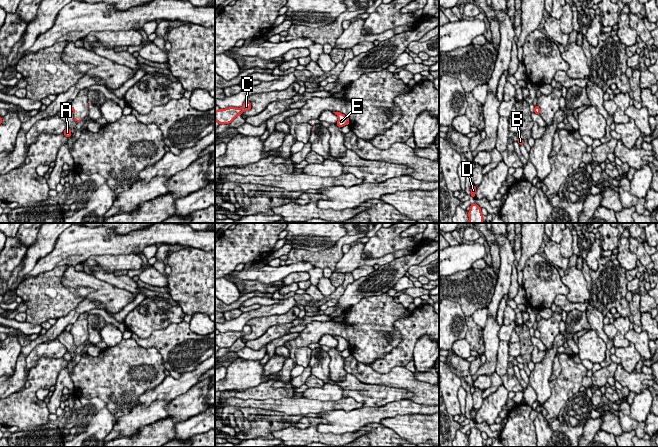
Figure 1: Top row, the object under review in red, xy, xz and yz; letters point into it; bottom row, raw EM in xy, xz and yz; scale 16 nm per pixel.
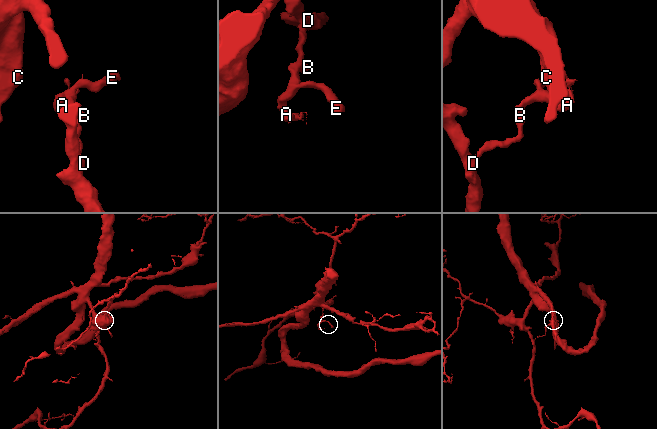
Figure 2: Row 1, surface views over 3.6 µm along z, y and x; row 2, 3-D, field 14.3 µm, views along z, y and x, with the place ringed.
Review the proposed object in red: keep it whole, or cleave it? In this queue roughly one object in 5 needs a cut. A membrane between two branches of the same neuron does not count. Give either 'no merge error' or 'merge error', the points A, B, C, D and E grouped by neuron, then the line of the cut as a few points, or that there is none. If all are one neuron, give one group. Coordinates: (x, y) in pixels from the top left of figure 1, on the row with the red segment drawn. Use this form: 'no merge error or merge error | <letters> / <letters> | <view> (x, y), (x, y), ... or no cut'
no merge error | A B C D E | no cut

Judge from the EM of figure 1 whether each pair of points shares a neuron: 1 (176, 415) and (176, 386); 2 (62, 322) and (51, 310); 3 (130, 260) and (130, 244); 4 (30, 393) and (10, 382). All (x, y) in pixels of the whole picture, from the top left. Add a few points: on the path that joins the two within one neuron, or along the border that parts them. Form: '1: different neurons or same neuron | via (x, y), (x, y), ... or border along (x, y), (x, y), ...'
1: different neurons | border along (195, 383), (170, 401)
2: different neurons | border along (78, 304), (65, 315), (56, 318)
3: different neurons | border along (136, 253), (107, 255)
4: different neurons | border along (21, 389), (10, 395)

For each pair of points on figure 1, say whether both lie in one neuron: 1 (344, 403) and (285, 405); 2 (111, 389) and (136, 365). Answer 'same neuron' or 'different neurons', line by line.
1: same neuron
2: same neuron

